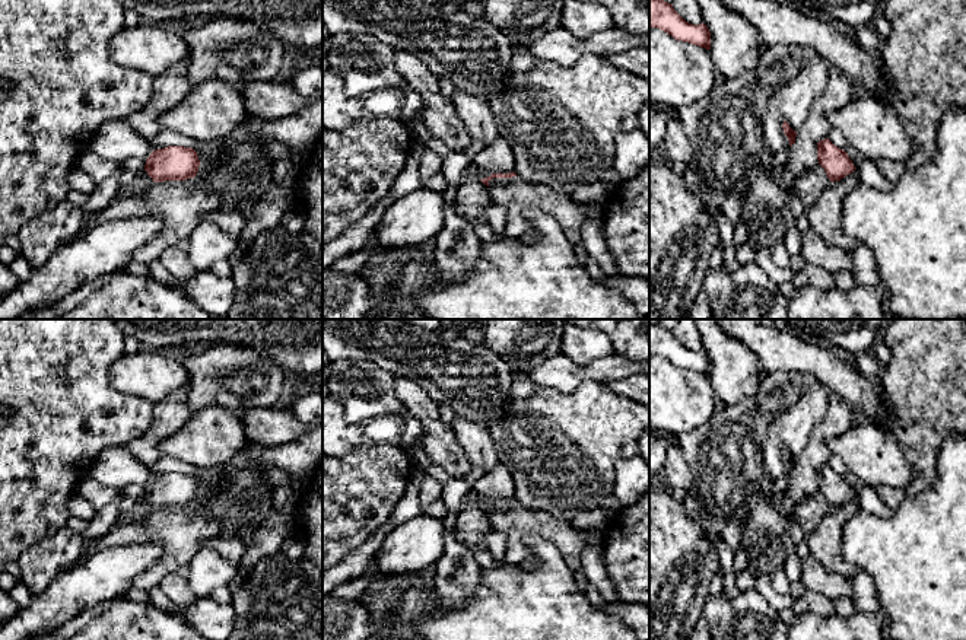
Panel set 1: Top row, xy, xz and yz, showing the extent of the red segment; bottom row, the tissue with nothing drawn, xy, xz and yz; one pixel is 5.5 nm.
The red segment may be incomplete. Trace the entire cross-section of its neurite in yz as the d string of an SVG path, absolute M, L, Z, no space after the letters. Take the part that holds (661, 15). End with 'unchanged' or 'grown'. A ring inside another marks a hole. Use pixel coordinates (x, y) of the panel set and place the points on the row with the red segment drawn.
M649 0L649 28L658 28L677 41L689 42L711 50L711 32L705 23L693 25L686 22L664 0Z; unchanged

